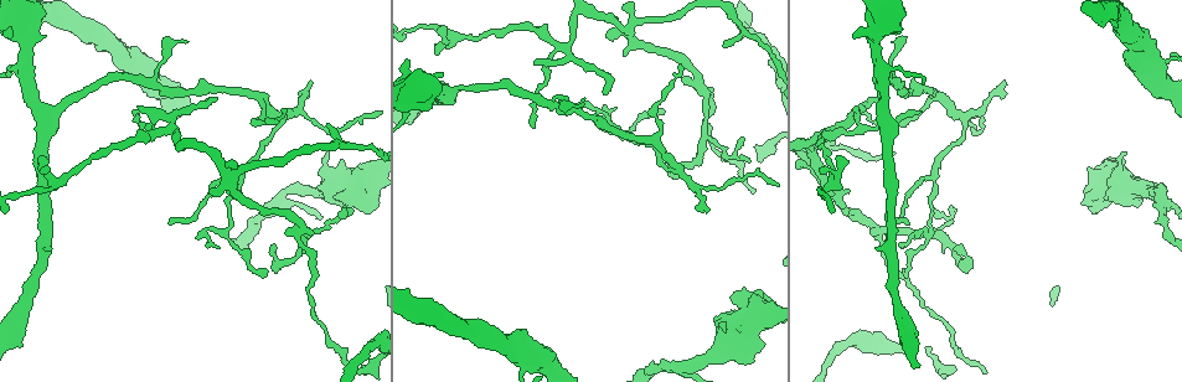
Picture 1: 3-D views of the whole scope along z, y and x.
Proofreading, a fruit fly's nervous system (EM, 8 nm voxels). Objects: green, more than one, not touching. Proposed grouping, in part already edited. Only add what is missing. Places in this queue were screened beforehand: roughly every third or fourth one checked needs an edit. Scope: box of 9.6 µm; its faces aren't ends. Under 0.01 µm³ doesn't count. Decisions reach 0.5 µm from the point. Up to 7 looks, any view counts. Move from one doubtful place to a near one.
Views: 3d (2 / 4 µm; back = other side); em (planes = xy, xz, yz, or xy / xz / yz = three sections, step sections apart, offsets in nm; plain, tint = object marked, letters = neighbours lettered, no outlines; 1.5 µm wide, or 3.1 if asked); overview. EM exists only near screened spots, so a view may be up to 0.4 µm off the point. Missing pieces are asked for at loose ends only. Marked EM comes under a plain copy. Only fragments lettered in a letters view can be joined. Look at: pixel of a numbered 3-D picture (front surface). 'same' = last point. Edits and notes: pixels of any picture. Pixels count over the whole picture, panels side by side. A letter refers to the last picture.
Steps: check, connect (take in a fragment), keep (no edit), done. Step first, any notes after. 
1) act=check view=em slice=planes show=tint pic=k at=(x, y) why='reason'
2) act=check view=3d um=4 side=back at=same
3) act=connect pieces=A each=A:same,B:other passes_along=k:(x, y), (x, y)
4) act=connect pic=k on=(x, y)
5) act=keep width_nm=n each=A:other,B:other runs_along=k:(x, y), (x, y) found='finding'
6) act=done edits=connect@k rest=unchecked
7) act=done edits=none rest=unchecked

act=check view=3d um=4 pic=1 at=(265, 274)

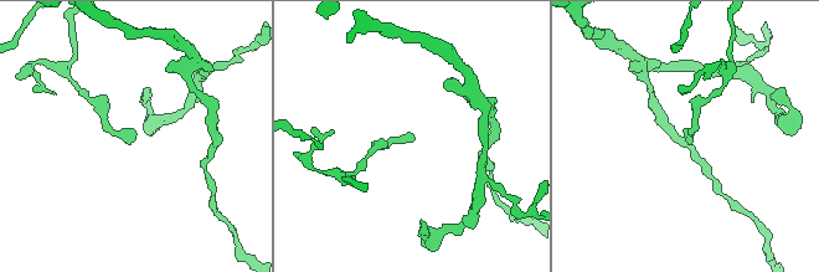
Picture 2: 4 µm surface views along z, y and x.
act=check view=em slice=planes show=letters pic=2 at=(132, 138)

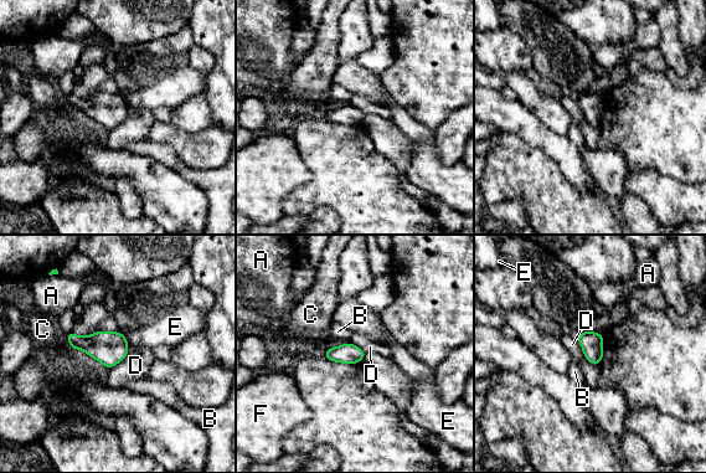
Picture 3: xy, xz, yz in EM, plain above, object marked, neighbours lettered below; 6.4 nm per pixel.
act=keep each=A:other,B:other,C:other,D:other,E:other,F:other border=3:(576, 339), (583, 355), (598, 365) found='no lettered fragment goes on from it'

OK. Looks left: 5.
act=check view=3d um=4 pic=1 at=(1086, 199) why='branch stops here'

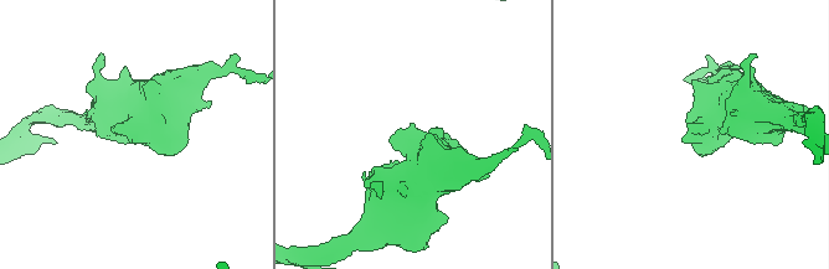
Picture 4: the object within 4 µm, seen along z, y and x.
act=check view=em slice=planes show=tint pic=4 at=(117, 130)

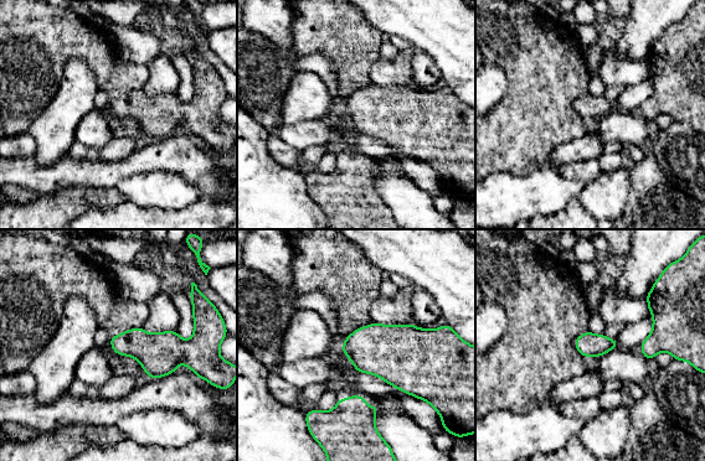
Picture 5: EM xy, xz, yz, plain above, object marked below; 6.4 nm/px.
act=check view=em slice=planes show=letters at=same why='what lies round it'

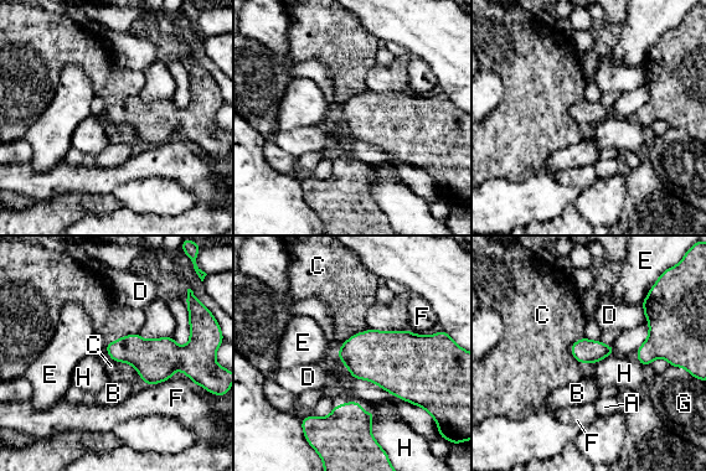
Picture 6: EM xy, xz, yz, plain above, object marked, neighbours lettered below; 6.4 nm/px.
act=connect pieces=C longest_contact=C:360nm each=A:other,B:other,C:same,D:other,E:other,F:other,G:other,H:other found='it goes on there'

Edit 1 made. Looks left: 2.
act=done edits=connect@6 rest=unchecked

